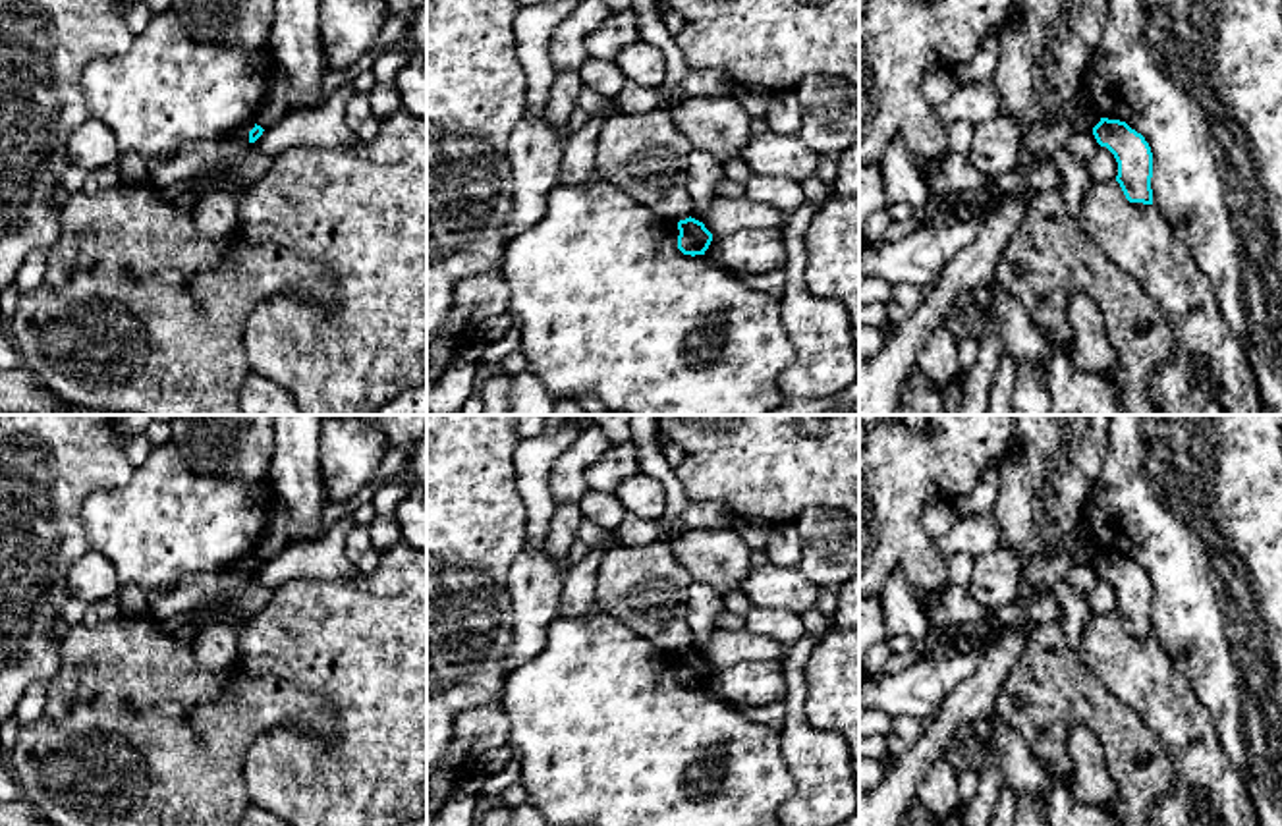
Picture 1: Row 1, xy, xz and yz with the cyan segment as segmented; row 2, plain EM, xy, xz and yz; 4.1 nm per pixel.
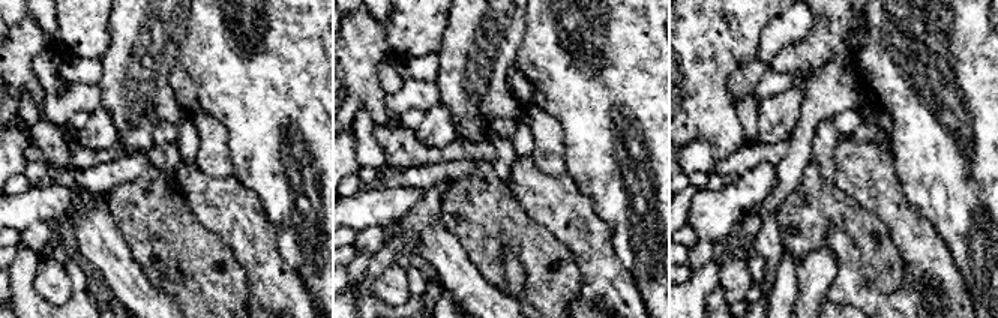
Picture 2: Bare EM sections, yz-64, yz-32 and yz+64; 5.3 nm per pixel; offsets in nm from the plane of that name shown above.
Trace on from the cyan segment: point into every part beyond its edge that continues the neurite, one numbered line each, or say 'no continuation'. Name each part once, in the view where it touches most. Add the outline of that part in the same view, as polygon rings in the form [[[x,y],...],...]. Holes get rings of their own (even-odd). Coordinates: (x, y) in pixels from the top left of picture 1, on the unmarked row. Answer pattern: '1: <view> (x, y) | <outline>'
no continuation

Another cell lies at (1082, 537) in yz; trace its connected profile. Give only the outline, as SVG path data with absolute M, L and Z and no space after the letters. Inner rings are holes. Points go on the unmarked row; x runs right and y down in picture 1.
M1087 515L1077 523L1077 529L1070 535L1070 542L1073 546L1083 548L1093 558L1097 558L1101 554L1101 550L1097 548L1097 544L1093 540L1093 533L1091 533Z

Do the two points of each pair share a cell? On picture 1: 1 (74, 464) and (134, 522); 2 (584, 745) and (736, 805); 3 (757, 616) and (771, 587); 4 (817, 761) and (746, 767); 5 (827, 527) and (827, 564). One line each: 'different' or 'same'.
1: different
2: same
3: different
4: different
5: same

